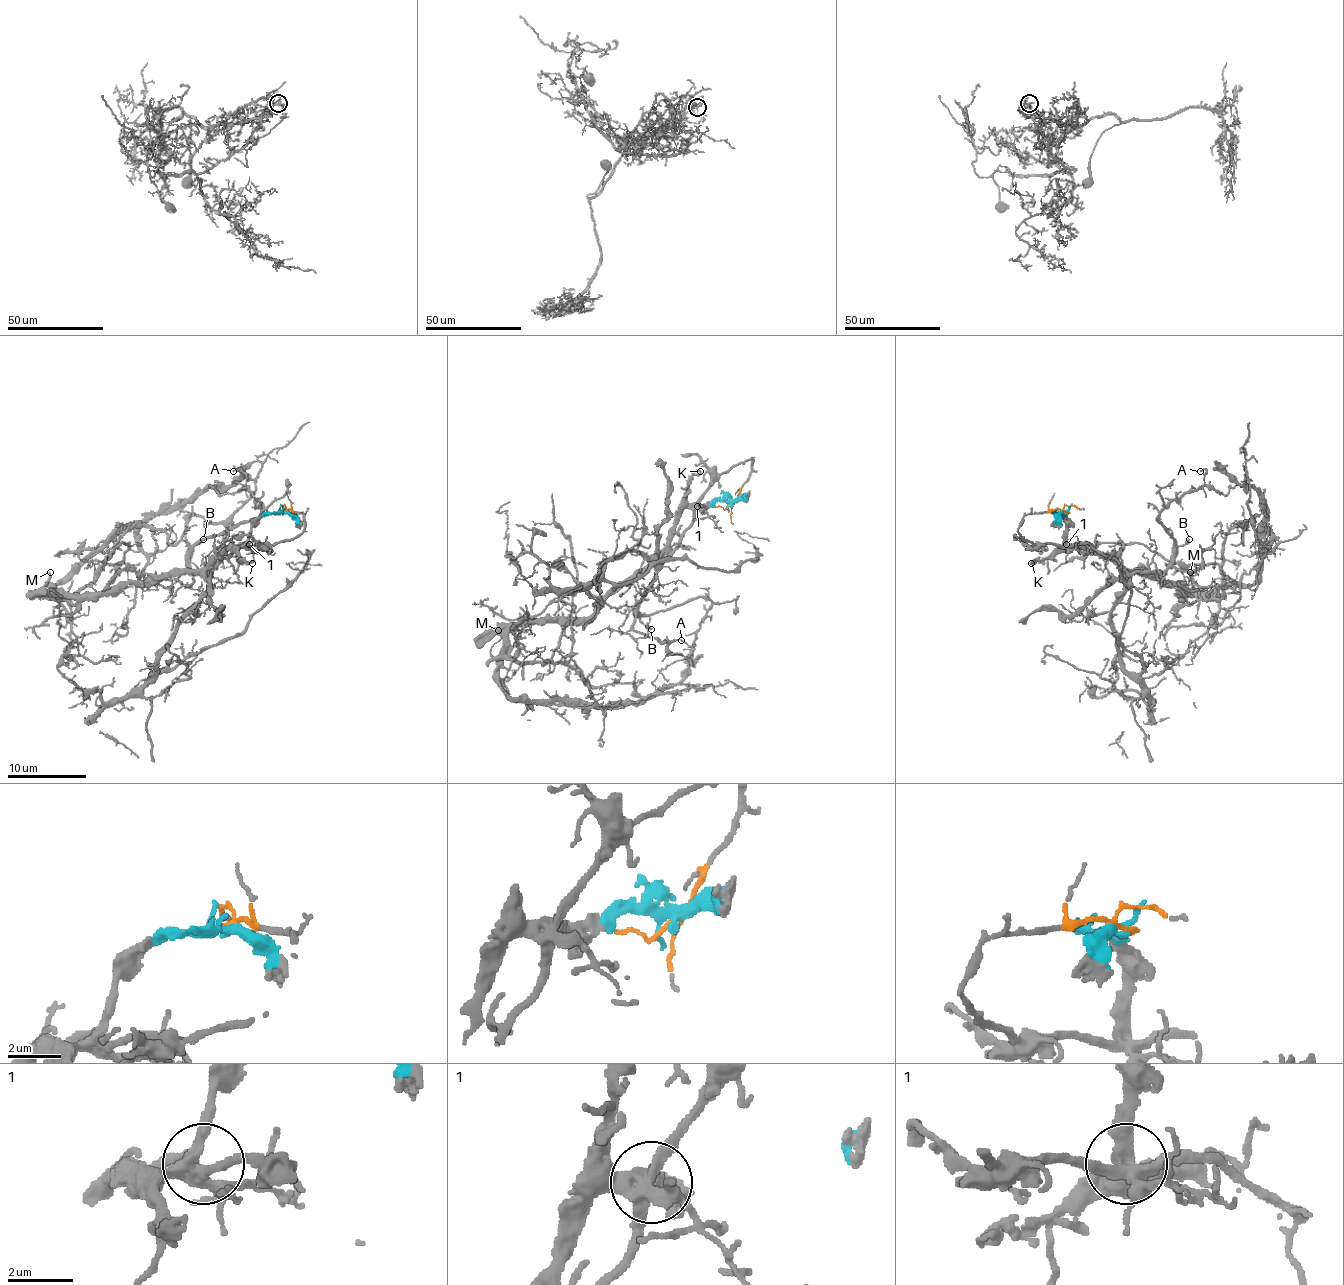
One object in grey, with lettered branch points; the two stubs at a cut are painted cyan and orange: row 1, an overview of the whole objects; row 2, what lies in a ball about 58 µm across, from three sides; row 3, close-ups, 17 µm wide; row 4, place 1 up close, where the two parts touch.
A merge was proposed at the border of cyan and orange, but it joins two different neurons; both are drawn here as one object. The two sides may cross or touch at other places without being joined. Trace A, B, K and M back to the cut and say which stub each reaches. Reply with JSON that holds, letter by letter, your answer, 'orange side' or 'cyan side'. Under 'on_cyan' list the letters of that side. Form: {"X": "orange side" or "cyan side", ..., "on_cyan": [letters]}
{"A": "orange side", "B": "orange side", "K": "cyan side", "M": "cyan side", "on_cyan": ["K", "M"]}

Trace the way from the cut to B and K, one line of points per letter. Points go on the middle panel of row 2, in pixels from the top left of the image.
B: (730, 504), (752, 458), (719, 476), (673, 553), (658, 569), (638, 606), (638, 618), (652, 630)
K: (730, 504), (713, 502), (699, 506), (687, 502), (685, 492), (691, 478), (701, 470)

